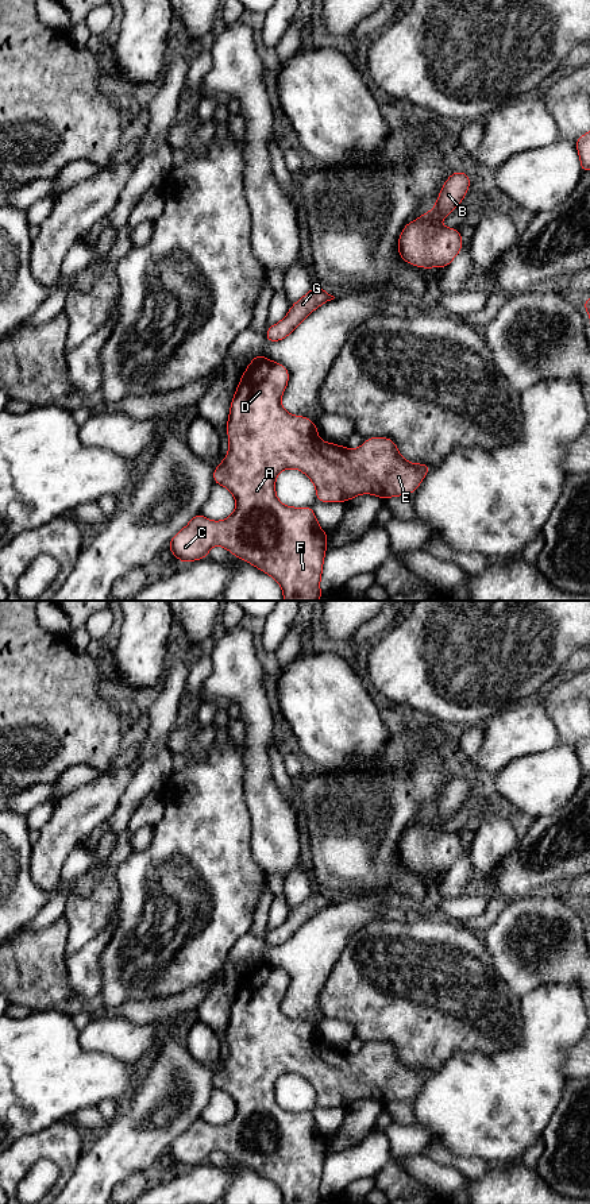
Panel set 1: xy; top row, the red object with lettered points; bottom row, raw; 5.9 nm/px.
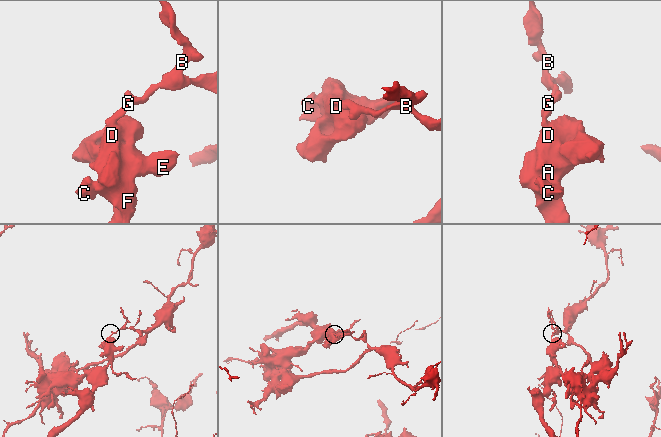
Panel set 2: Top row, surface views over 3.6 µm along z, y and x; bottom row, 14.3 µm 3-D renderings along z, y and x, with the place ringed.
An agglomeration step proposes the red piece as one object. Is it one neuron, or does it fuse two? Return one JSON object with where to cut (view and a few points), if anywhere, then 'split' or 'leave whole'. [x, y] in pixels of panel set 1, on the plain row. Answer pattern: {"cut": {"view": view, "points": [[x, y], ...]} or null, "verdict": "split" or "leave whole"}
{"cut": {"view": "xy", "points": [[265, 964], [247, 972]]}, "verdict": "split"}

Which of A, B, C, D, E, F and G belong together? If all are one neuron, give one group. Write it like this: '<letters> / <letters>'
A C D E F / B G

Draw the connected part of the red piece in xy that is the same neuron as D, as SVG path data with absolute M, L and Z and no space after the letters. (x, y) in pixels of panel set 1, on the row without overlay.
M270 964L246 973L230 1012L228 1058L212 1078L215 1088L232 1097L236 1112L223 1126L196 1119L171 1142L167 1153L181 1168L186 1168L205 1164L213 1150L220 1150L274 1182L284 1204L321 1204L320 1184L328 1137L321 1135L312 1112L292 1112L279 1107L275 1100L277 1080L286 1073L302 1076L313 1087L319 1107L347 1107L360 1099L374 1099L385 1105L413 1099L432 1070L405 1065L389 1042L369 1042L356 1054L324 1047L315 1027L304 1020L292 1020L281 1011L288 987L288 973Z

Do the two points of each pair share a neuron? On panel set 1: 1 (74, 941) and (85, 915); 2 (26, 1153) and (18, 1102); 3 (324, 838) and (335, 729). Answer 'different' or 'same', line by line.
1: same
2: different
3: different

